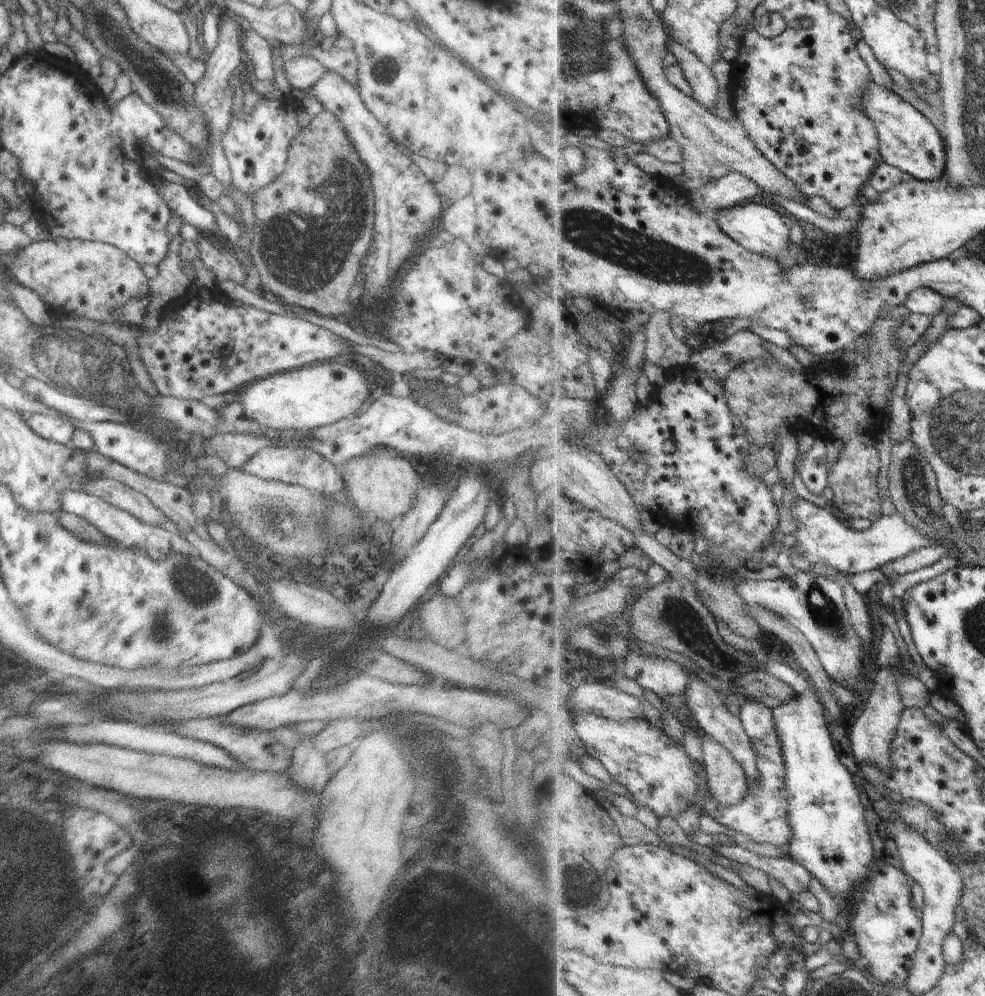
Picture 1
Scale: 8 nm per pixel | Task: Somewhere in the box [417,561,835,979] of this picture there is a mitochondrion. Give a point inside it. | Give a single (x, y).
(677, 617)

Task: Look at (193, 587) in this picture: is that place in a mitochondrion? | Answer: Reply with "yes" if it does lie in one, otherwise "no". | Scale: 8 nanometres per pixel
yes

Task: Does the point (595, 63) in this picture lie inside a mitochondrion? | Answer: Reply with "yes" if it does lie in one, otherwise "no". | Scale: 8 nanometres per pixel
yes

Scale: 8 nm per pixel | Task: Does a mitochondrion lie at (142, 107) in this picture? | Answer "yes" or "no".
no

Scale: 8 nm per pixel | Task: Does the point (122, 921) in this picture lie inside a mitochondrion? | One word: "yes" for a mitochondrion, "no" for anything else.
no

